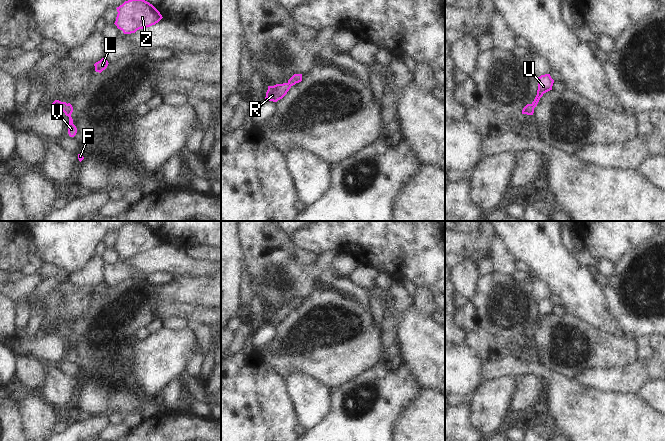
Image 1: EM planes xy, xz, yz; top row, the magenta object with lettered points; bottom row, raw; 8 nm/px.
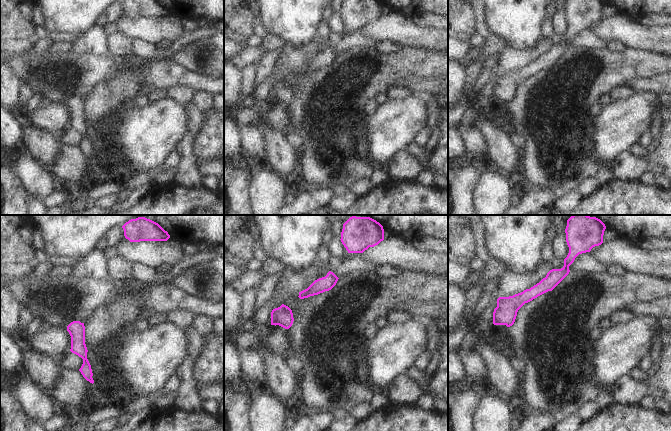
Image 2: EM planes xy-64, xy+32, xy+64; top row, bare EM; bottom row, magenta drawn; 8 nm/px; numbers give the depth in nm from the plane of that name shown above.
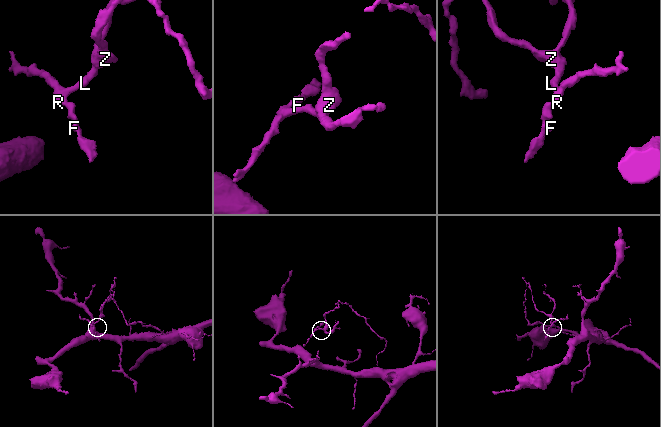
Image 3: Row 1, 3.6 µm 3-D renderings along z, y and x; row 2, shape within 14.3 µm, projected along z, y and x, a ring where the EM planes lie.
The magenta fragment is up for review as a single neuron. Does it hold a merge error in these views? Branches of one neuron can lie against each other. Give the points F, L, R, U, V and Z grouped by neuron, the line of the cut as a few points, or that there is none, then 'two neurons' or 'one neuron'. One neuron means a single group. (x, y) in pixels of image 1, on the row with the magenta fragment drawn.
F L R U V Z; no cut; one neuron

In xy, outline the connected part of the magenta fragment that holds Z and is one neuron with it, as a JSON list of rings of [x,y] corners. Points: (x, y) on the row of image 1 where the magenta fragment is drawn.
[[[128,0],[116,9],[118,14],[114,24],[124,34],[155,25],[163,18],[160,12],[145,0]]]

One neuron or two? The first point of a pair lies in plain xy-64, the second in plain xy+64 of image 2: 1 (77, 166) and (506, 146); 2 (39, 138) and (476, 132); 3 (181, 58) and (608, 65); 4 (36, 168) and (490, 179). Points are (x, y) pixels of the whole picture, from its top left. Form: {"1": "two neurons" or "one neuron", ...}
{"1": "one neuron", "2": "one neuron", "3": "one neuron", "4": "one neuron"}

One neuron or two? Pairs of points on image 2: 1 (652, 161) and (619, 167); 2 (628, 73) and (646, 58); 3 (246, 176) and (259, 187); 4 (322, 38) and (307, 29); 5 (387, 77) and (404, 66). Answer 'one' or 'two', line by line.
1: one
2: one
3: two
4: two
5: one

